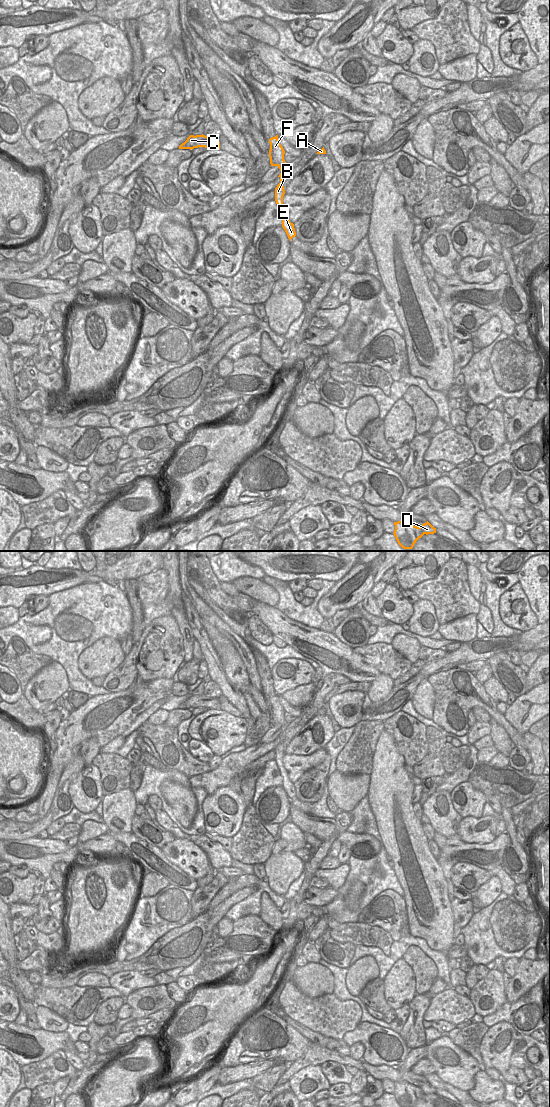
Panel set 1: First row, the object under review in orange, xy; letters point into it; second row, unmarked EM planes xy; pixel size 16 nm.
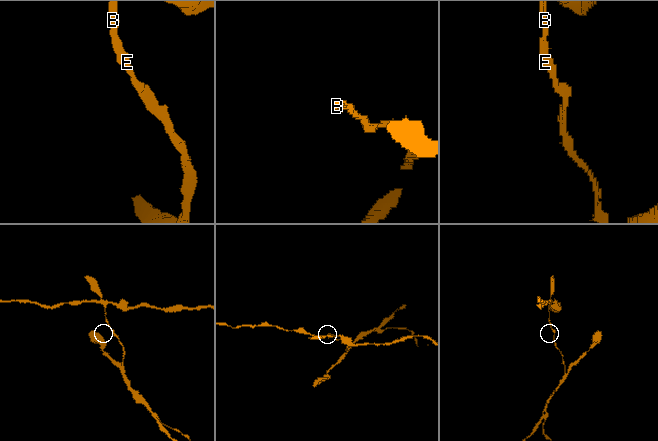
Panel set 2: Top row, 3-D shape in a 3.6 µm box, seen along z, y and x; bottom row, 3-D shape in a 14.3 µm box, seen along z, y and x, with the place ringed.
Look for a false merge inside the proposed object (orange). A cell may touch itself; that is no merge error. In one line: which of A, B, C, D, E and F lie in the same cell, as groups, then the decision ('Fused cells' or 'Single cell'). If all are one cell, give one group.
Groups: A C / B D E F. Fused cells.

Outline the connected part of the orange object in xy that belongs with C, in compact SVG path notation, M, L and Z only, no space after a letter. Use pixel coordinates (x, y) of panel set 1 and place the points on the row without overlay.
M190 695L187 700L179 706L179 709L194 709L198 707L205 707L208 709L220 709L220 702L218 698L207 697L205 695Z

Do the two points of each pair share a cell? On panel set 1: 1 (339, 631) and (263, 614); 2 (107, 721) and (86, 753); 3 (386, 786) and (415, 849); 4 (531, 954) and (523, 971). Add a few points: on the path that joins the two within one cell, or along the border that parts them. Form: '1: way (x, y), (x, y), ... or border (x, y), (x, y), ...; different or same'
1: border (333, 632), (342, 642), (351, 647); different
2: border (80, 744), (90, 738), (95, 738), (100, 747); different
3: way (391, 802), (394, 815), (406, 827), (408, 833); same
4: border (523, 956), (529, 959), (539, 958); different

